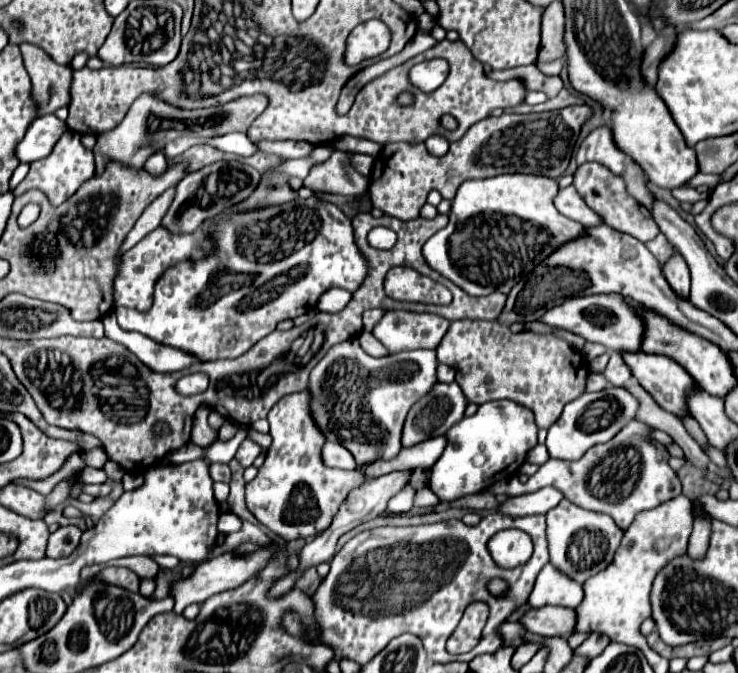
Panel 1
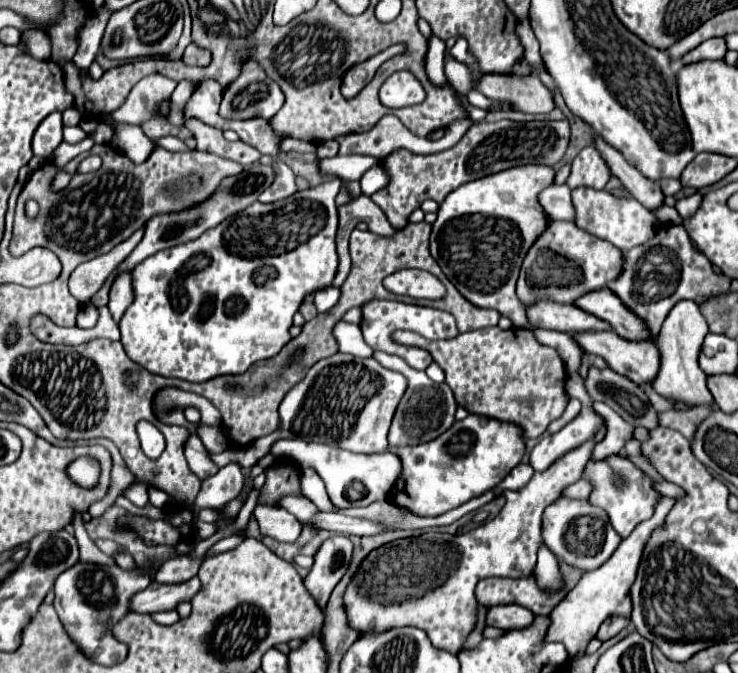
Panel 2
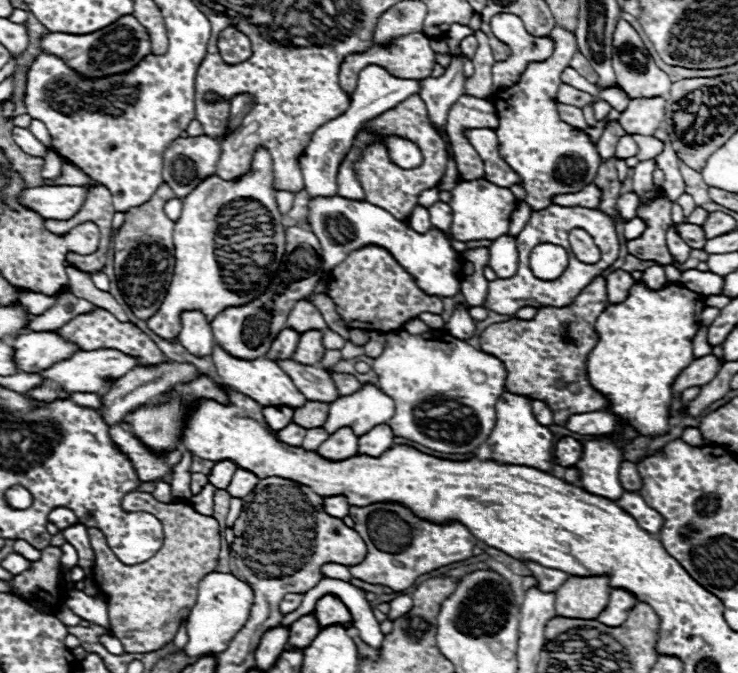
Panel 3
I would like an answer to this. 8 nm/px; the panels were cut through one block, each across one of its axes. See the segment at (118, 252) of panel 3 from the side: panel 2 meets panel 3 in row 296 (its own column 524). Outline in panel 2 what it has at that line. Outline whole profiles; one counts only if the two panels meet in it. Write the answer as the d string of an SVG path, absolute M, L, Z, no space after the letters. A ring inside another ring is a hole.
M566 120L560 122L476 122L462 142L456 146L436 152L436 154L410 154L408 150L398 150L390 154L390 158L384 158L384 168L390 174L390 186L386 190L380 190L378 194L372 194L370 198L382 208L382 212L388 216L390 224L396 230L402 230L408 224L408 216L420 208L424 200L442 202L452 190L458 186L478 180L482 176L496 174L500 170L508 170L522 164L546 164L556 166L560 158L566 152L570 138L570 126Z

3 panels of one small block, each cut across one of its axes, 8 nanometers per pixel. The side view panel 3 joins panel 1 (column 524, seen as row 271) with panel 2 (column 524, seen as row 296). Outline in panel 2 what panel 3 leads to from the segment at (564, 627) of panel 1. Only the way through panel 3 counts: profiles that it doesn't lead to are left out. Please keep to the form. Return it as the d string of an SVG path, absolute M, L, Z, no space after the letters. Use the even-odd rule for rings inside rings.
M518 604L508 606L490 606L486 614L486 626L496 626L500 630L514 630L530 626L534 620L534 614Z

